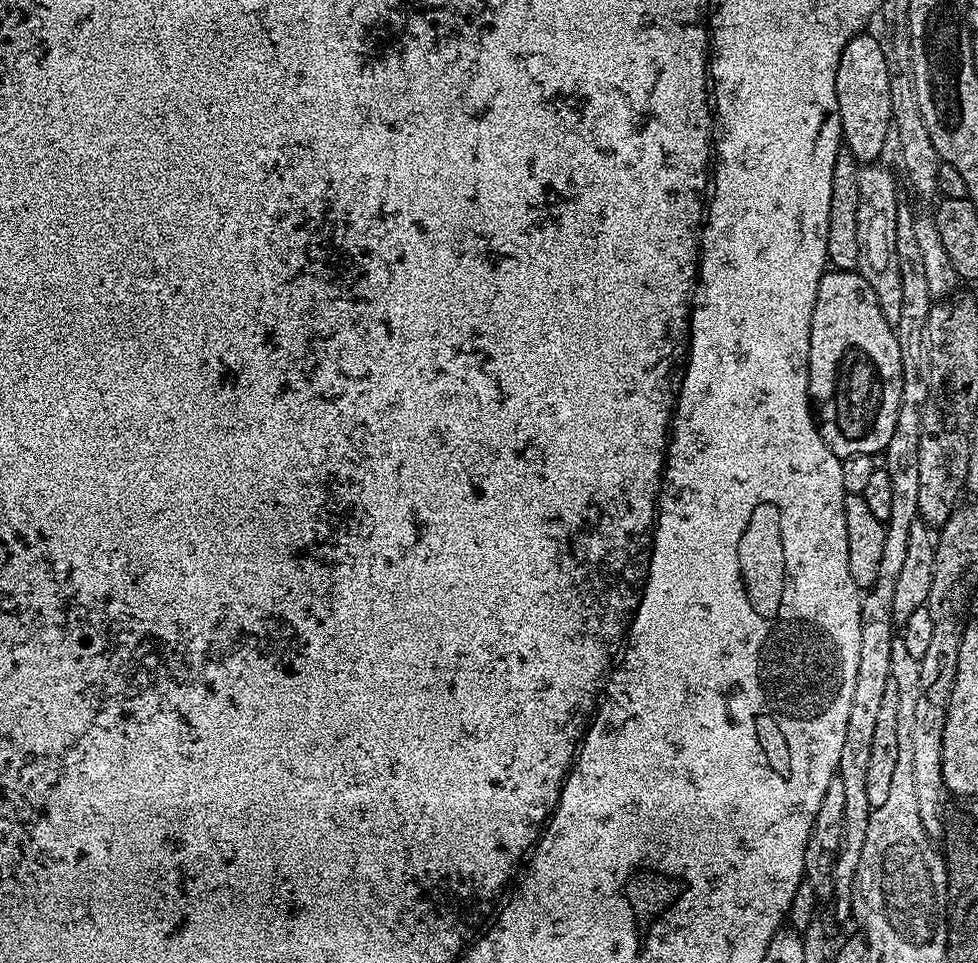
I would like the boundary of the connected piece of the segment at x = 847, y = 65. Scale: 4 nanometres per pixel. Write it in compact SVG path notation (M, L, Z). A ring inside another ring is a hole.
M861 34L846 42L838 62L836 93L843 147L851 150L861 162L876 162L884 152L884 143L890 140L892 107L890 106L890 74L886 74L886 57L875 35Z

